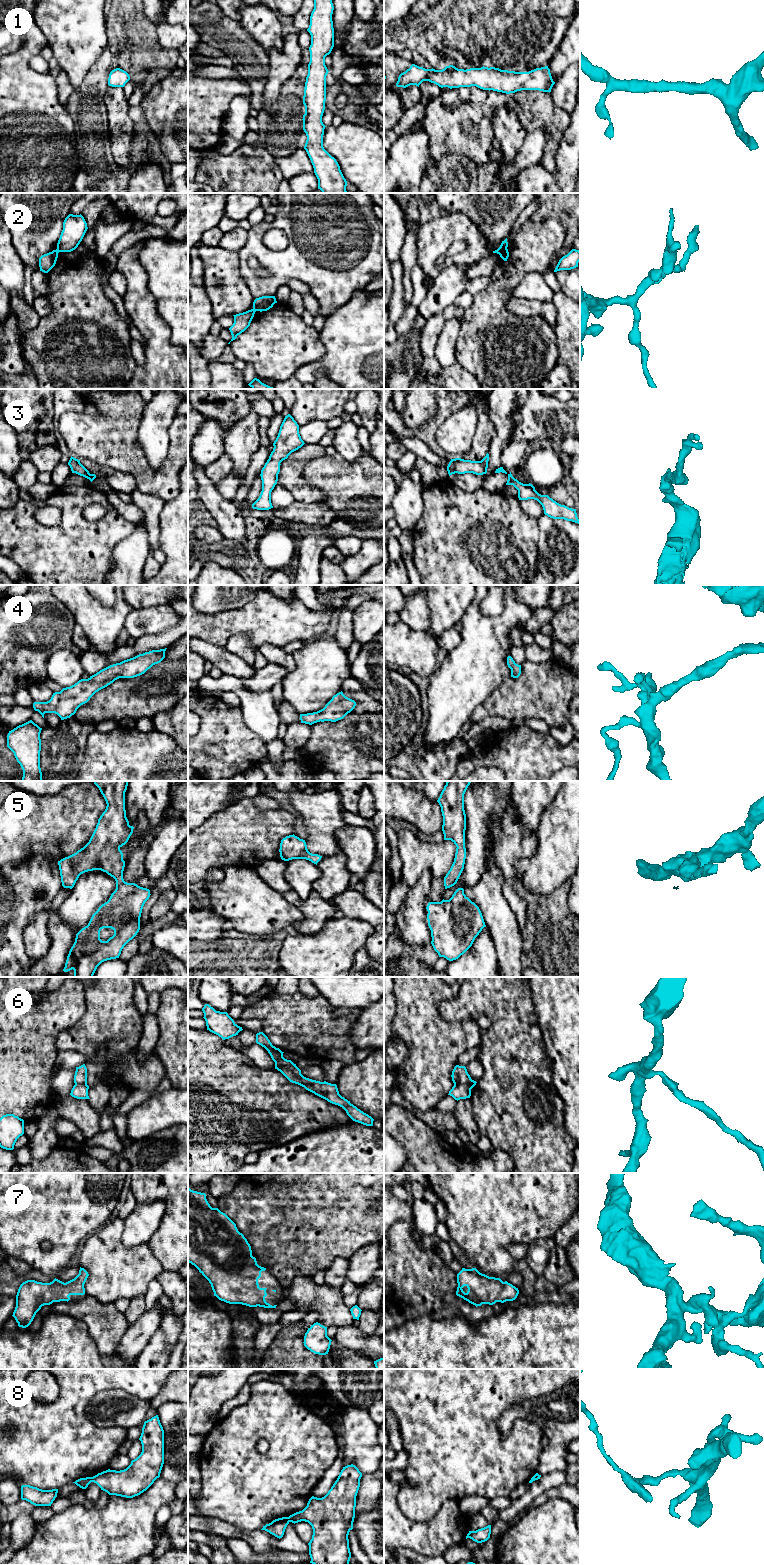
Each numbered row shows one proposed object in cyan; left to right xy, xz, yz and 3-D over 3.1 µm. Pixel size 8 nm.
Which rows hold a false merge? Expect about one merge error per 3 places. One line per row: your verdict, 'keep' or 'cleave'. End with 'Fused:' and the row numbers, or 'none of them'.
1: keep
2: cleave
3: keep
4: keep
5: keep
6: cleave
7: keep
8: cleave
Fused: 2, 6, 8

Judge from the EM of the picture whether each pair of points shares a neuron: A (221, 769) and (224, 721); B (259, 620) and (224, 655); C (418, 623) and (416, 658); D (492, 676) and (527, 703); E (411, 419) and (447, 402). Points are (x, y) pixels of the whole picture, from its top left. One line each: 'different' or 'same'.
A: same
B: different
C: different
D: different
E: different

